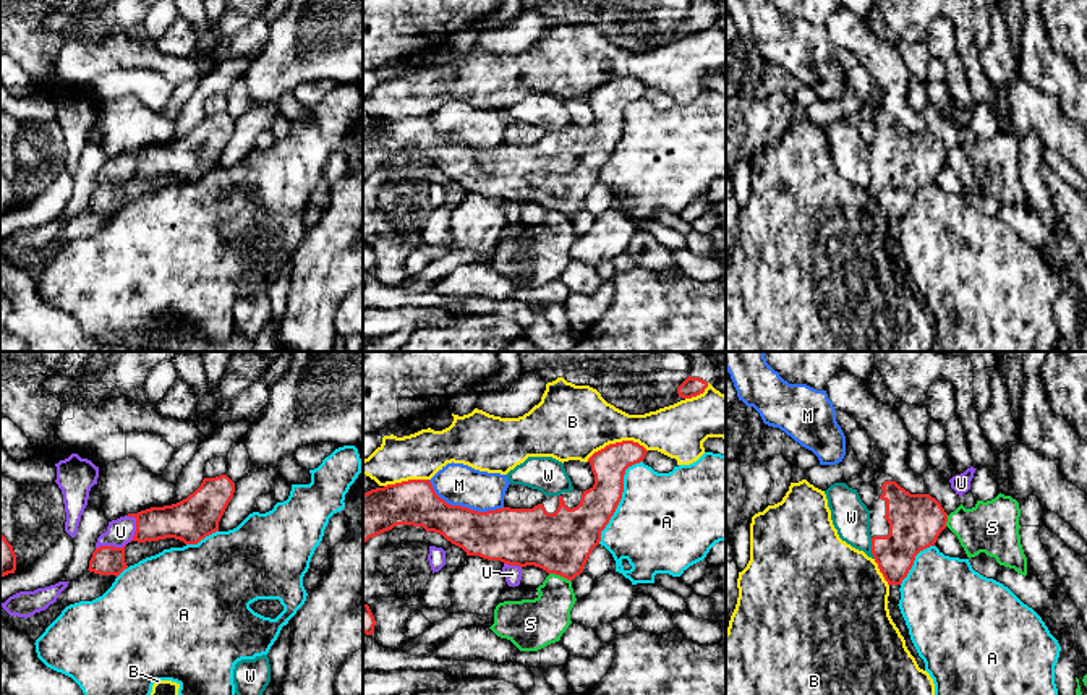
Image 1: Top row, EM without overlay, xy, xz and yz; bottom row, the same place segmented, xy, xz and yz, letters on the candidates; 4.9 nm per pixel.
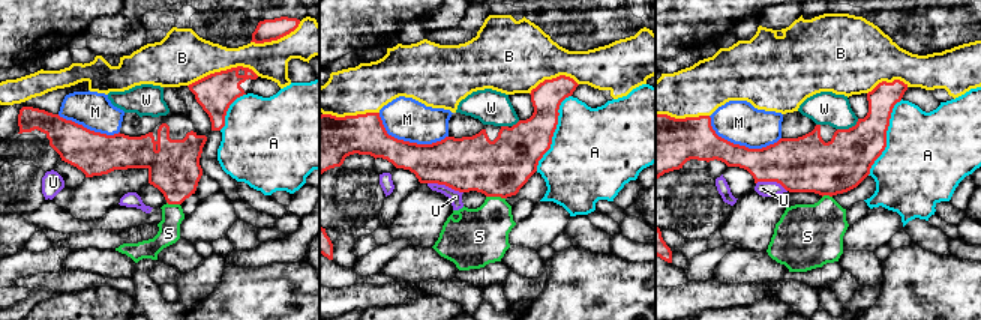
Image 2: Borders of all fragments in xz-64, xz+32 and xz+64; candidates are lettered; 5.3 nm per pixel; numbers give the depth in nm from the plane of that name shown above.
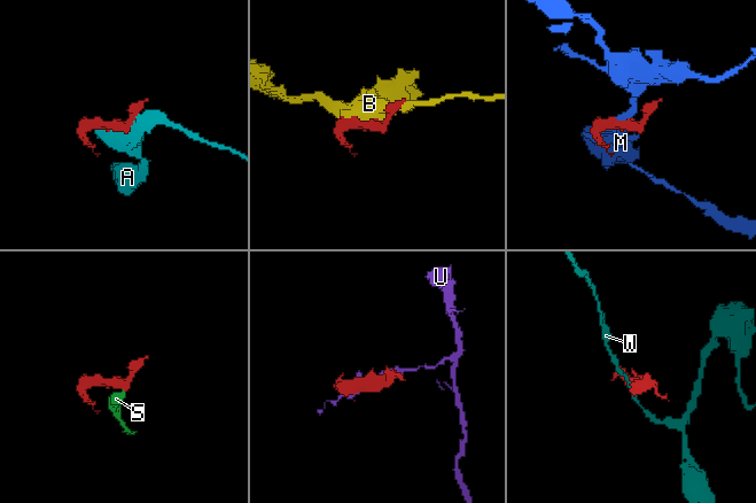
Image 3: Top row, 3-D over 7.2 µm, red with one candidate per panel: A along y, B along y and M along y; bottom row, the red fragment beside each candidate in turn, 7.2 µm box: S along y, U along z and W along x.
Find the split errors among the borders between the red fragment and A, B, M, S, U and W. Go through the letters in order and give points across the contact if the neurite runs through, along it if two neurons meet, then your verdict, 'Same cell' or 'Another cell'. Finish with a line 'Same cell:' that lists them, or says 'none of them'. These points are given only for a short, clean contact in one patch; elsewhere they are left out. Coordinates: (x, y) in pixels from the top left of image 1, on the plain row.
A: Another cell
B: Another cell
M: Another cell
S: Boundary: xz (549, 209), (559, 211), (571, 219). Another cell
U: Boundary: xy (133, 153), (135, 172), (128, 179). Another cell
W: Boundary: yz (870, 175), (870, 190), (875, 195). Another cell
Same cell: none of them

